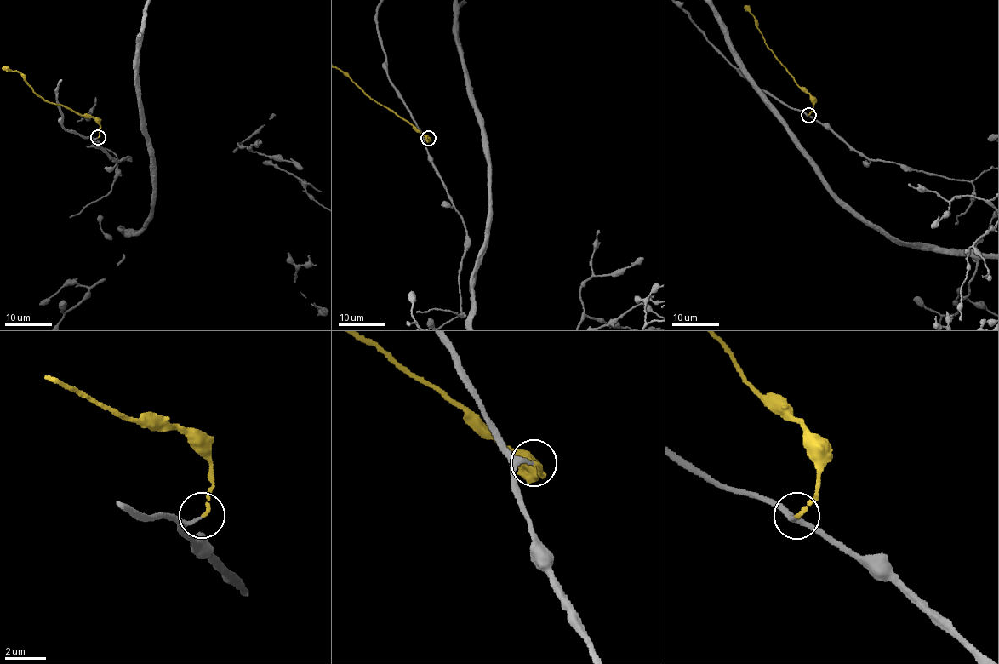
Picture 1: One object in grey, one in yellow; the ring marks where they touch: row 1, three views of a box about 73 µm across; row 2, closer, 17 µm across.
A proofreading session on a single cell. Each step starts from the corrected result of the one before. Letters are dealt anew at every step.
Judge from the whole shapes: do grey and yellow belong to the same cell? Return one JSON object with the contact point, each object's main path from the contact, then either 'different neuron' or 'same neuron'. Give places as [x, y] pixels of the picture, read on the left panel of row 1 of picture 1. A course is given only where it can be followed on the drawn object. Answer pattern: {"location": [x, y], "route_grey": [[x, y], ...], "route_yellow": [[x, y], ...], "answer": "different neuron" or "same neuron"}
{"location": [98, 137], "route_yellow": [[98, 137], [100, 124], [95, 120], [45, 100], [18, 72], [2, 68]], "answer": "same neuron"}

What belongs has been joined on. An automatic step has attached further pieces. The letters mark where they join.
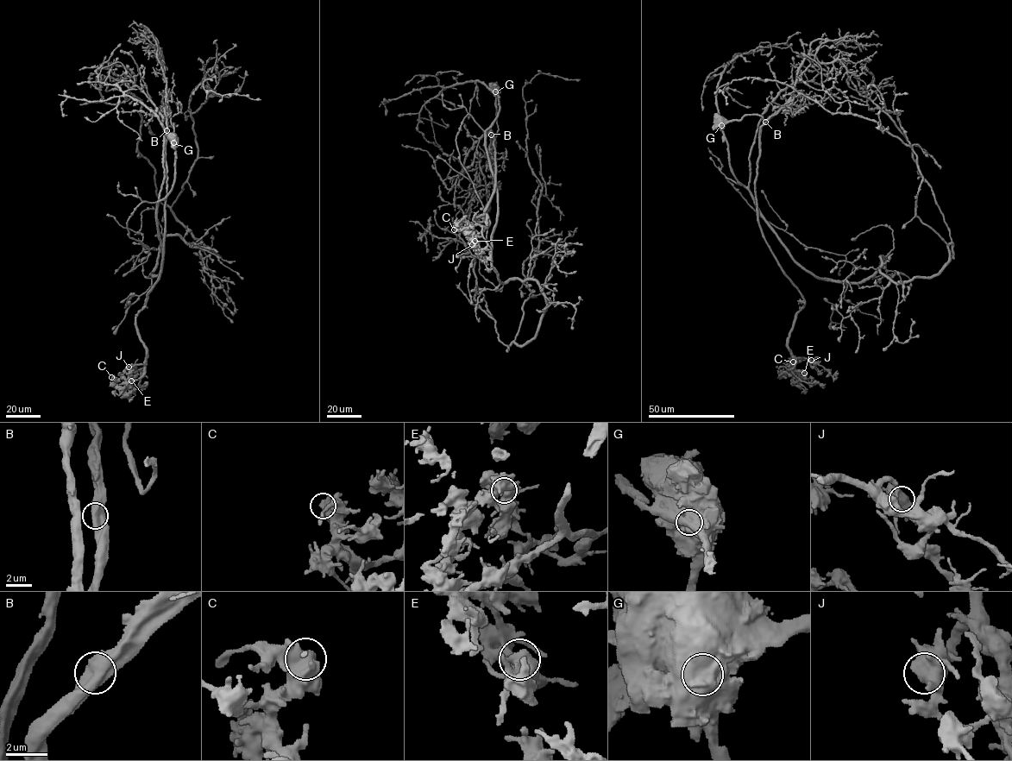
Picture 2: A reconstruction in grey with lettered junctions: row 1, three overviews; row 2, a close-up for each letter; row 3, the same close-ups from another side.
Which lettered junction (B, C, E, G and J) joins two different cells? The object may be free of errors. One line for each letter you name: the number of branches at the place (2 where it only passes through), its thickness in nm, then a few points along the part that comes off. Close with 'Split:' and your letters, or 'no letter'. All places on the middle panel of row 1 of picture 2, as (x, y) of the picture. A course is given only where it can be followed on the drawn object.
G: branches 1; calibre 1300 nm; course (495, 91), (495, 189), (482, 221), (474, 217), (487, 216), (486, 263)
Split: G

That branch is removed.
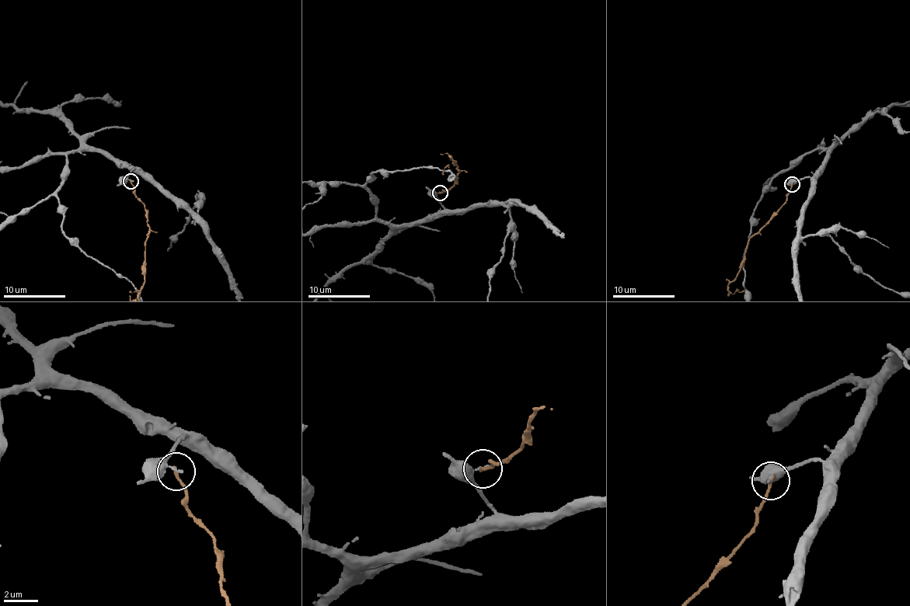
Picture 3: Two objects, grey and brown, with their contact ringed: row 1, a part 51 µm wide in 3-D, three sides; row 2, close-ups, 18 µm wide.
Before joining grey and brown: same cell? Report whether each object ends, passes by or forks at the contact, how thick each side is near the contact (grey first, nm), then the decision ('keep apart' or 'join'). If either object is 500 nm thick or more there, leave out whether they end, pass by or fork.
grey ends there; brown ends there; 240 nm thick on the grey side, 170 nm on the other; keep apart

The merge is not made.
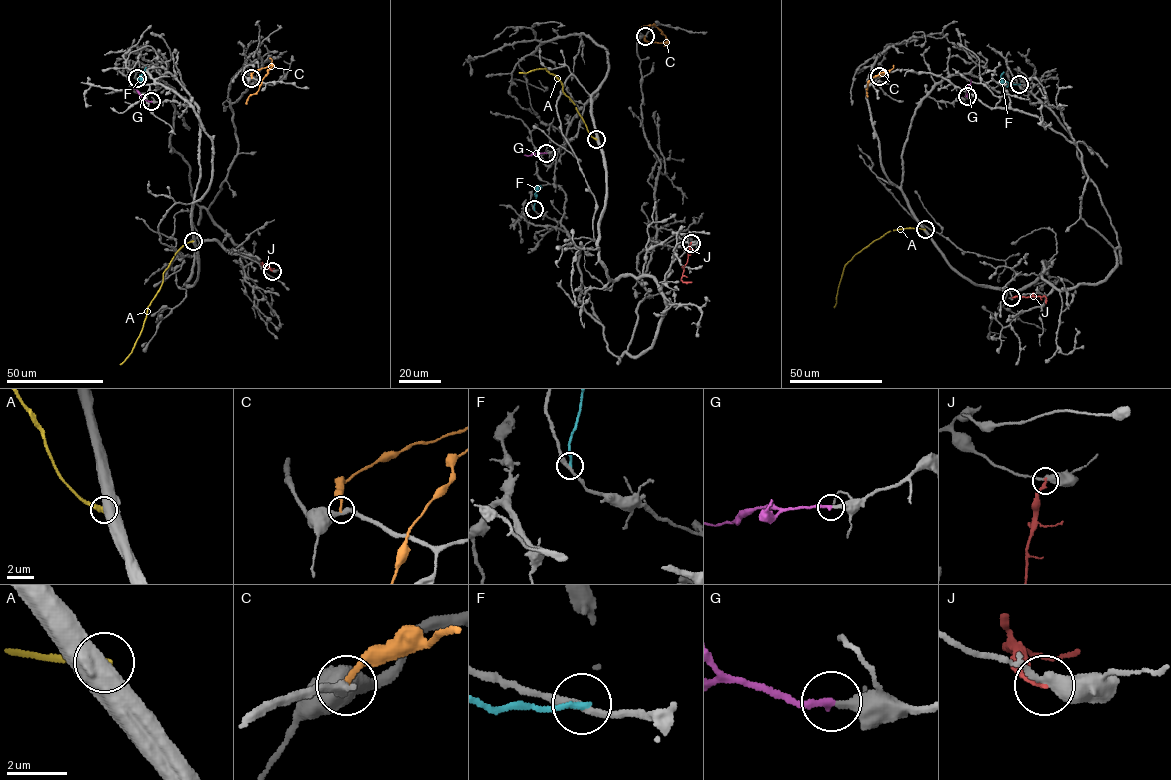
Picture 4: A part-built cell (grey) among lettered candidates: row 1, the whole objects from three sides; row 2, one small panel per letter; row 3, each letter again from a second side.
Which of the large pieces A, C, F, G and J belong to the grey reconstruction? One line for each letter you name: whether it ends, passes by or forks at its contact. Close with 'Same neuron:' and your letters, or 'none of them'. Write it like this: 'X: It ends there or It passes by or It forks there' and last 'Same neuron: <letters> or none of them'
G: It ends there
Same neuron: G

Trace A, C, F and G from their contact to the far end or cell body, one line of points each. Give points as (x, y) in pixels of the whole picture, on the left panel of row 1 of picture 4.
A: (193, 241), (176, 252), (163, 273), (163, 282), (148, 306), (132, 353), (120, 365)
C: (251, 78), (257, 71), (272, 66), (259, 89), (246, 103)
F: (137, 78), (140, 79), (146, 67)
G: (151, 101), (144, 100), (131, 87)

